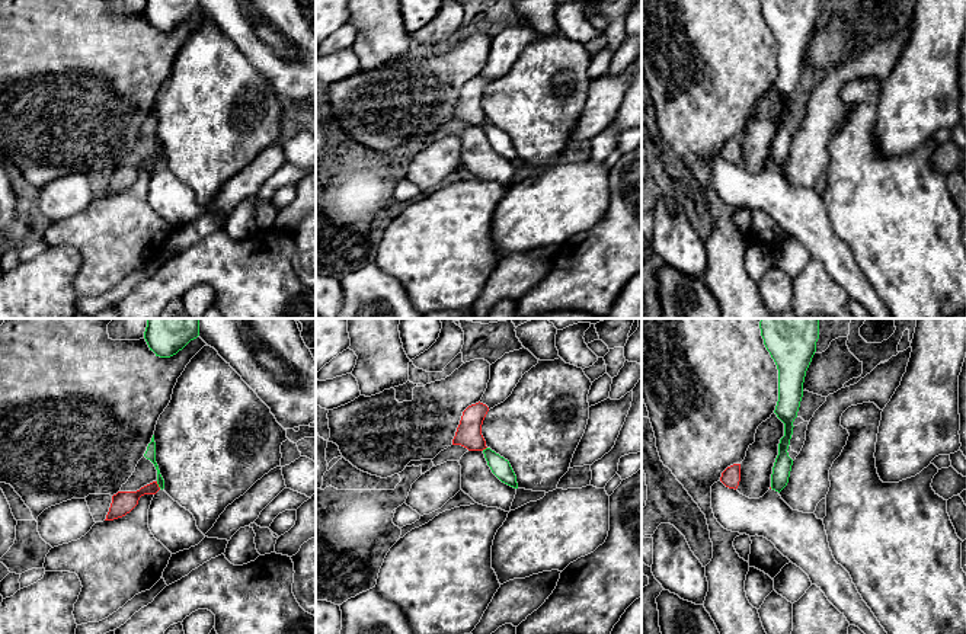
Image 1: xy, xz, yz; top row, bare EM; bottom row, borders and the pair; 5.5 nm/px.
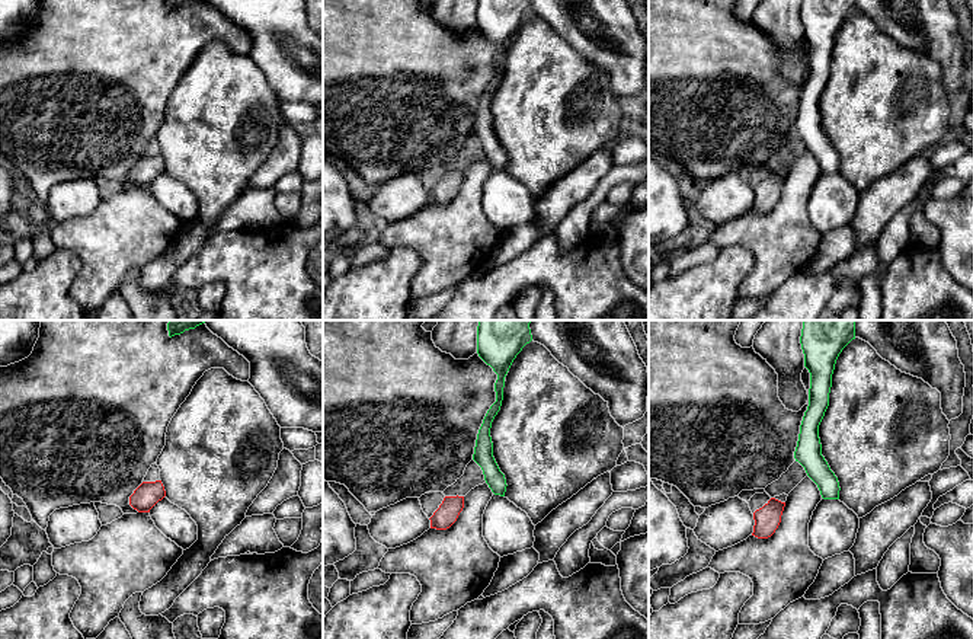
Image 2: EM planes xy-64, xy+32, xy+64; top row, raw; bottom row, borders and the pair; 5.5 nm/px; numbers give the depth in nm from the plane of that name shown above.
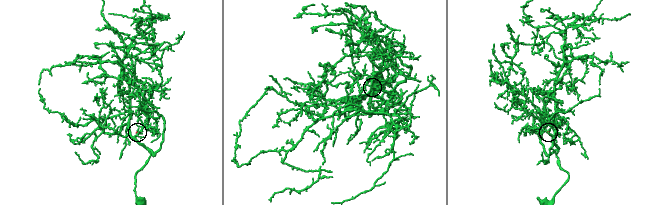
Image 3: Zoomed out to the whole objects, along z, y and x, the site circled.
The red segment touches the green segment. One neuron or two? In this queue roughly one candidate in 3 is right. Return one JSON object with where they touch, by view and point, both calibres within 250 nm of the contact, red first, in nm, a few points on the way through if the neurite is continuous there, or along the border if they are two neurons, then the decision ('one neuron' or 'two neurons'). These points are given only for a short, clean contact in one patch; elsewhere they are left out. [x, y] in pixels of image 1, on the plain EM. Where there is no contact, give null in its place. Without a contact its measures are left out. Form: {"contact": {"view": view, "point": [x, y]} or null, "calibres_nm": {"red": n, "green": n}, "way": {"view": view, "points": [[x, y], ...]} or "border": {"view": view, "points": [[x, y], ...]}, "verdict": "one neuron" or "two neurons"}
{"contact": {"view": "xy", "point": [157, 159]}, "calibres_nm": {"red": 120, "green": 60}, "border": {"view": "xy", "points": [[156, 156], [160, 162]]}, "verdict": "two neurons"}

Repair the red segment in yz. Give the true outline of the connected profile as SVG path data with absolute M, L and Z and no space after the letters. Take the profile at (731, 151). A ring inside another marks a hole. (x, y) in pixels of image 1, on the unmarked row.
M741 138L727 141L720 151L720 156L729 163L738 163L741 156Z

